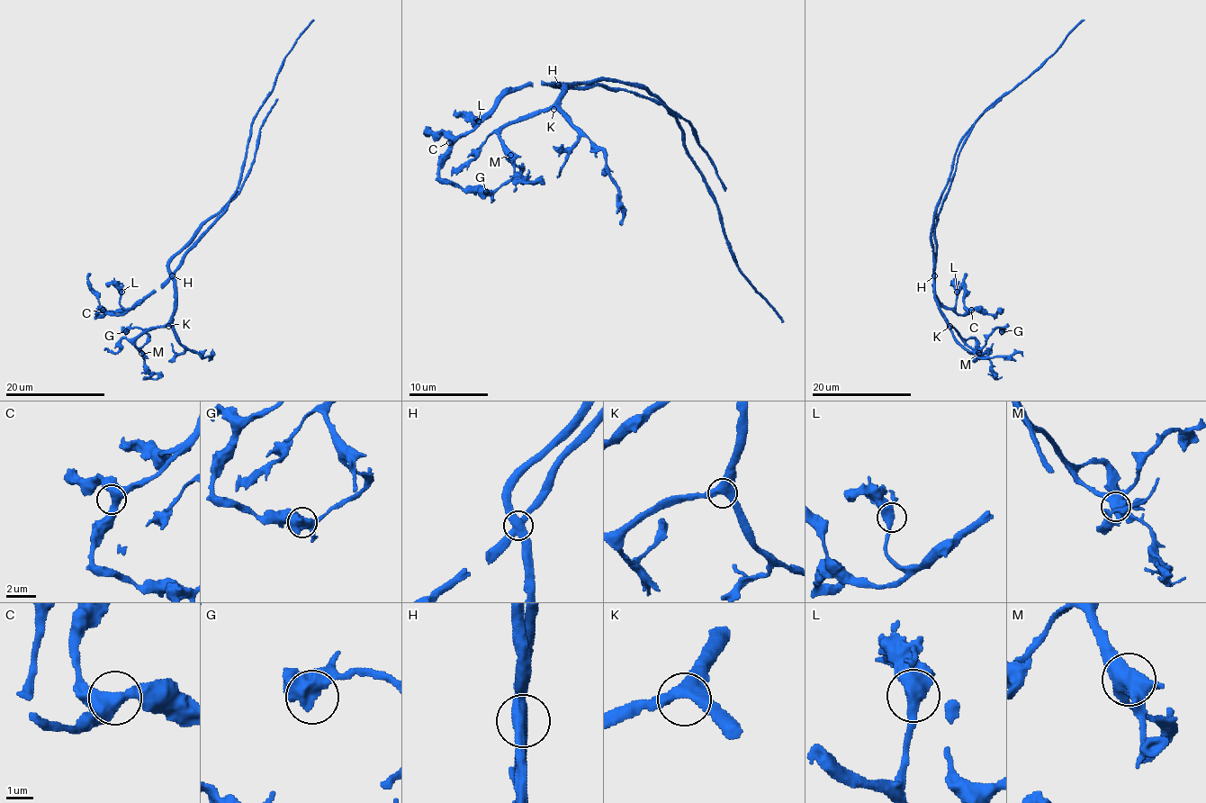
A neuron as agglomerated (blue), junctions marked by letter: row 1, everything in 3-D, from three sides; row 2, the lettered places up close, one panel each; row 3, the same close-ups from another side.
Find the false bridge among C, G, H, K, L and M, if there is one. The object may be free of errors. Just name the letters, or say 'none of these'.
H

